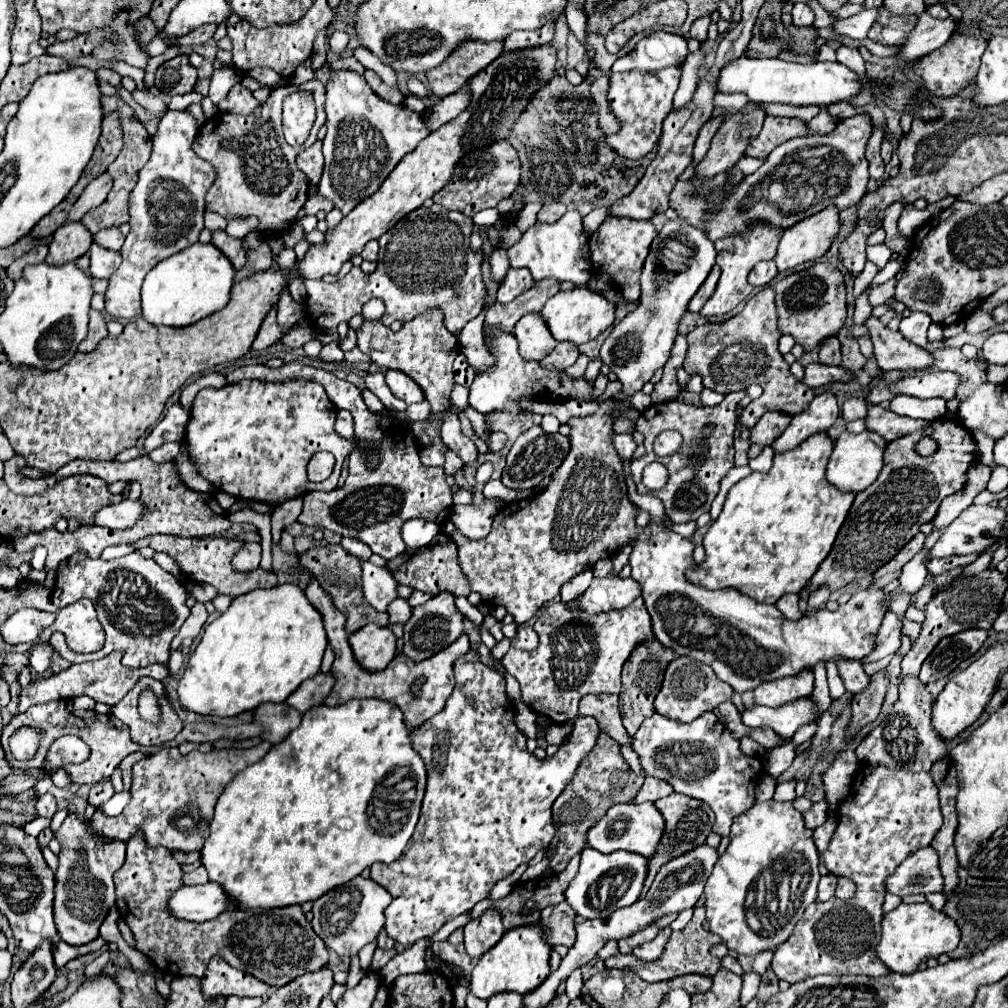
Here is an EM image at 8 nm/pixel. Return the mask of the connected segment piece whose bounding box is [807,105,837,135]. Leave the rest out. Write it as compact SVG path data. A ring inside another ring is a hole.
M820 105L819 107L819 114L812 120L808 121L807 125L809 127L810 133L826 135L831 133L835 129L837 120L835 120L828 114L825 106Z

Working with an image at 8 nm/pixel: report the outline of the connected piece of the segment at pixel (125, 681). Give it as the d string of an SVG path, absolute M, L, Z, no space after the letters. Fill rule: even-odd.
M112 651L110 655L98 659L98 661L90 661L90 663L80 663L80 665L72 665L66 671L60 671L58 675L52 675L48 679L36 679L30 685L22 687L20 691L20 699L18 699L18 709L26 711L28 707L36 705L36 703L46 703L52 699L74 699L78 695L88 695L94 697L94 701L98 703L106 703L106 705L116 705L136 683L140 677L152 677L162 681L168 675L168 667L160 667L160 665L152 665L152 667L144 667L144 669L128 669L120 663L122 653L120 651Z

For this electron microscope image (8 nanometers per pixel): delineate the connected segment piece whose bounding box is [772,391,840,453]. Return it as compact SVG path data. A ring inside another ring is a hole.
M830 391L816 395L814 401L810 403L808 411L794 415L788 429L772 443L774 453L792 451L800 443L804 443L808 437L828 431L836 423L838 413L840 411L838 411L838 405L836 405L836 397Z

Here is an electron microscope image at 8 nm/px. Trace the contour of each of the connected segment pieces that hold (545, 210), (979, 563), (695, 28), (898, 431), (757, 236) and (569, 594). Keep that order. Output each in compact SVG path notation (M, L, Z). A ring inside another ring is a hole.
M550 203L550 205L544 205L538 213L538 221L540 223L554 223L558 221L562 215L566 213L566 207L562 203Z
M992 549L990 551L984 551L974 563L970 563L968 567L964 567L964 575L974 575L974 573L980 573L984 569L988 569L992 563ZM990 553L990 555L988 555Z
M710 17L696 19L696 23L692 23L692 27L690 27L690 37L698 39L700 43L704 43L706 41L706 33L708 33L708 25L710 25Z
M870 405L868 409L868 417L866 417L866 429L878 433L886 443L914 433L914 431L922 431L930 421L922 421L922 419L910 419L910 417L900 417L894 415L888 409L880 409L878 405Z
M760 223L760 225L752 225L752 229L748 233L744 233L744 235L716 241L716 251L718 251L716 263L720 265L722 275L720 275L720 281L718 281L718 287L716 287L714 295L706 301L706 305L698 311L698 315L704 317L704 319L714 317L714 315L724 315L724 313L730 313L742 299L746 299L750 295L750 291L752 291L752 285L746 281L748 271L758 261L772 260L774 258L780 235L782 235L780 229L774 229L770 225Z
M584 571L584 573L572 577L570 581L566 581L566 583L562 585L562 589L560 589L560 597L562 597L562 601L568 603L568 601L580 597L580 595L584 593L584 589L592 583L592 577L594 577L592 571Z

